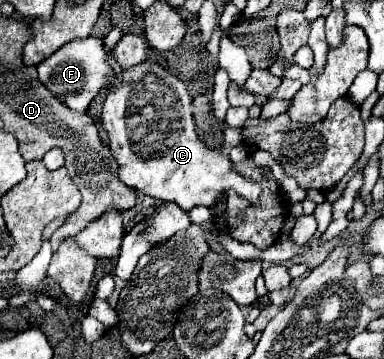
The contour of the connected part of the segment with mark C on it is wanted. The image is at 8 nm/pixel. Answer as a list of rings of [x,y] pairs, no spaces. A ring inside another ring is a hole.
[[[140,62],[122,70],[118,92],[108,92],[102,108],[108,146],[120,166],[120,182],[156,200],[176,202],[182,210],[192,206],[212,208],[218,198],[230,192],[256,204],[262,182],[242,176],[229,156],[230,149],[243,141],[241,131],[237,131],[240,129],[225,125],[224,145],[220,150],[210,150],[196,136],[190,104],[186,84],[160,64]]]

